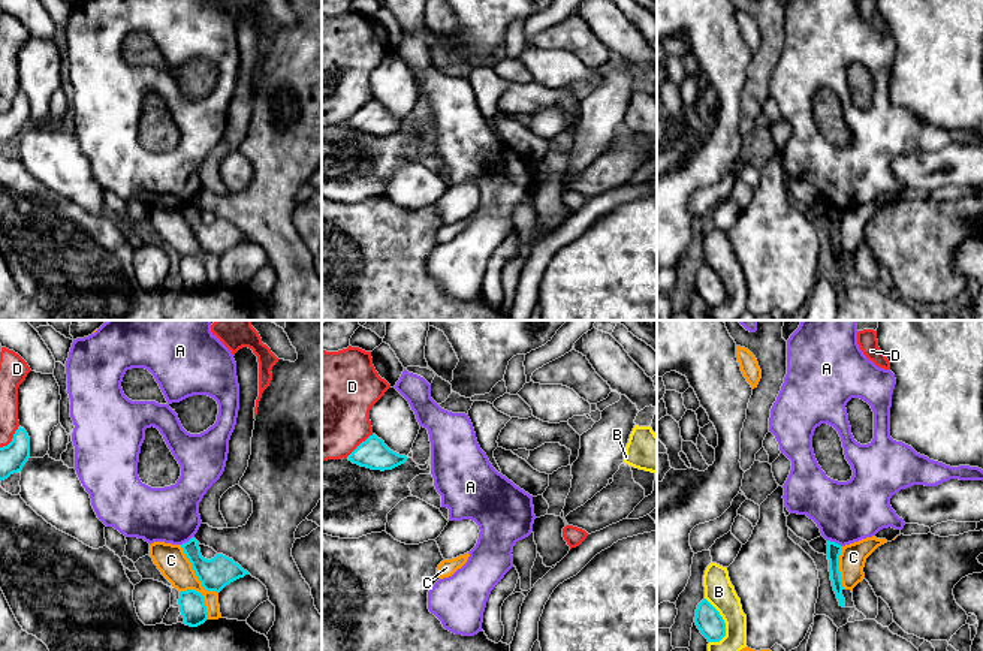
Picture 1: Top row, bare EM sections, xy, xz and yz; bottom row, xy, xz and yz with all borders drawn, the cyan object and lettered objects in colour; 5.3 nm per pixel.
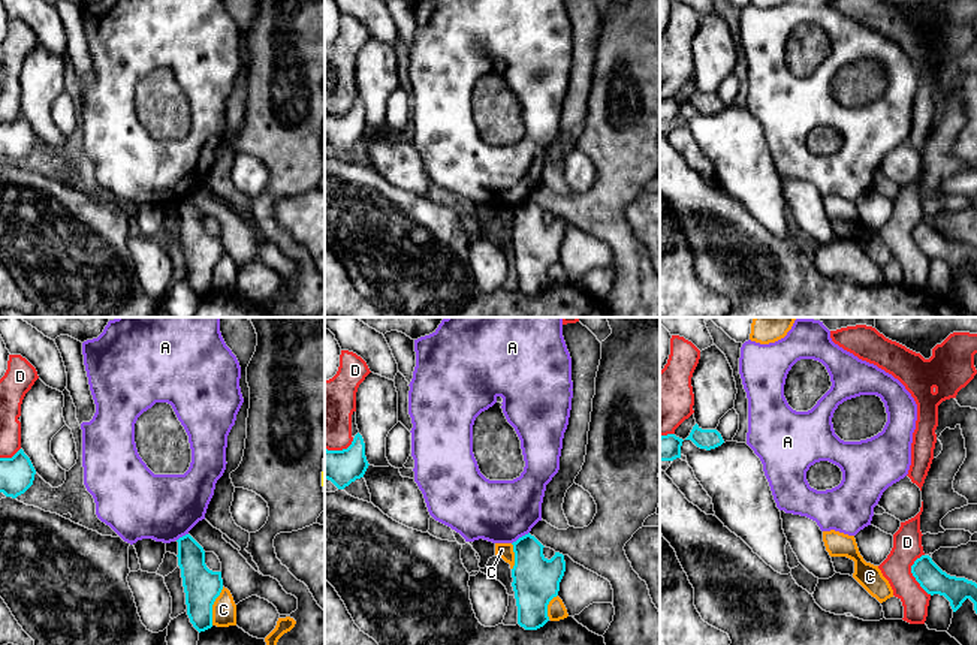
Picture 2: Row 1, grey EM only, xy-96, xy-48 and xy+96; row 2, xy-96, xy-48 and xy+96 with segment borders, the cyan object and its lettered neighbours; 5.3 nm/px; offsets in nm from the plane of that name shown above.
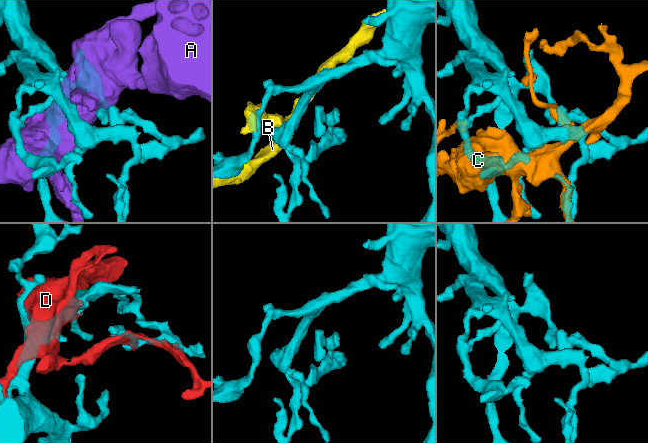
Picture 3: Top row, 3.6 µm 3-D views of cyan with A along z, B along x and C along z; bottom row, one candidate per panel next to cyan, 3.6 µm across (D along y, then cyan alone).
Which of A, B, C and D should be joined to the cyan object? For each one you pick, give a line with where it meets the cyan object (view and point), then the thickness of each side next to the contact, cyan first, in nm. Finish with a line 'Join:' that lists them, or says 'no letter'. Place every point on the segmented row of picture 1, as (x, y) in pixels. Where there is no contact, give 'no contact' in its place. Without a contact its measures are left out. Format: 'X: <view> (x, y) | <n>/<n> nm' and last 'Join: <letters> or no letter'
Join: no letter

